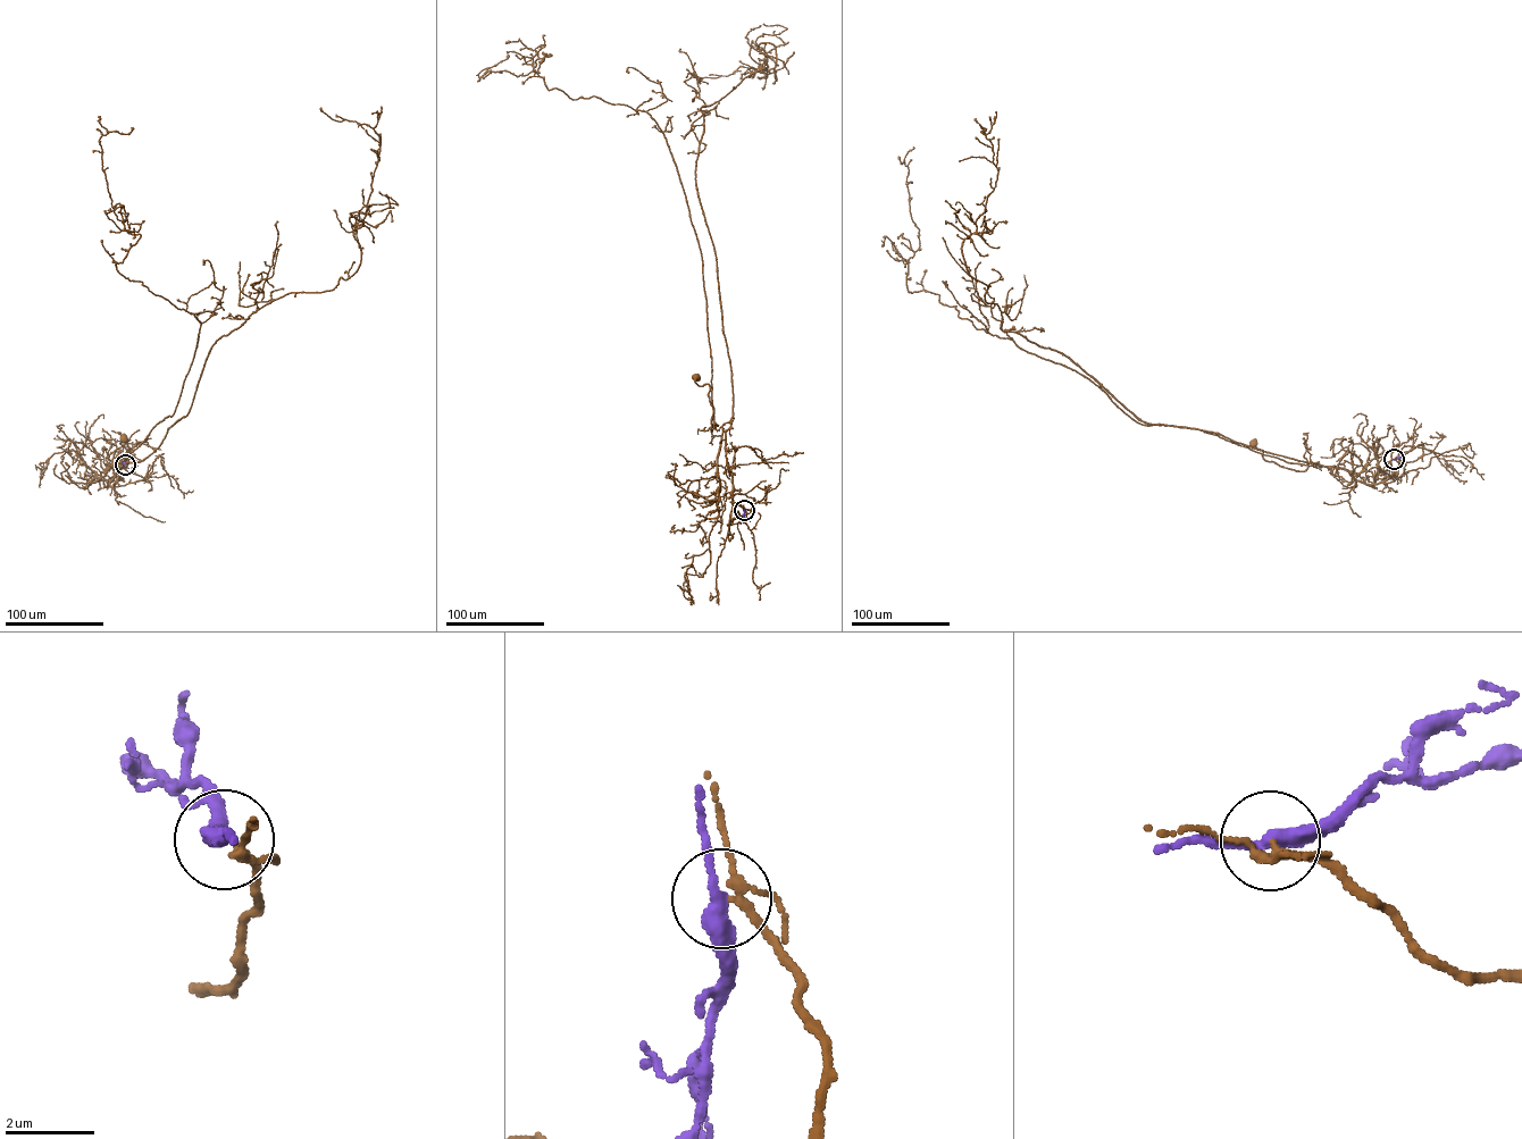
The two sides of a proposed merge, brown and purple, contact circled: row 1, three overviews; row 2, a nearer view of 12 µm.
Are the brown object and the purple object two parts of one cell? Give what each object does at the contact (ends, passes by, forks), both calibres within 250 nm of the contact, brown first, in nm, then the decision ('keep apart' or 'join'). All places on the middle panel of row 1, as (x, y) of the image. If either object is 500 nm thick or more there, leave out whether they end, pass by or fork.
brown forks | purple passes by | 150/340 nm | keep apart

